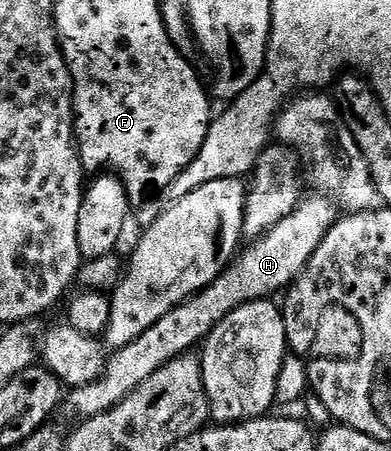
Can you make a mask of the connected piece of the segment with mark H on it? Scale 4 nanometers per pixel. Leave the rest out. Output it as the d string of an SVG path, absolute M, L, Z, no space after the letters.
M320 193L314 196L314 199L302 198L296 209L283 217L283 221L279 221L279 225L272 227L261 238L252 240L248 244L249 248L246 246L209 287L171 309L167 317L159 317L159 321L155 321L155 325L151 325L147 333L131 341L131 345L116 348L106 358L100 377L82 387L72 388L64 396L63 411L69 415L78 415L78 420L81 421L99 413L107 413L115 405L122 403L136 387L143 385L147 377L163 369L173 359L204 344L215 325L223 321L223 317L251 301L268 299L276 296L276 291L281 293L288 289L299 277L299 273L303 273L307 261L311 261L315 249L319 249L323 237L339 218L339 208L332 199Z

